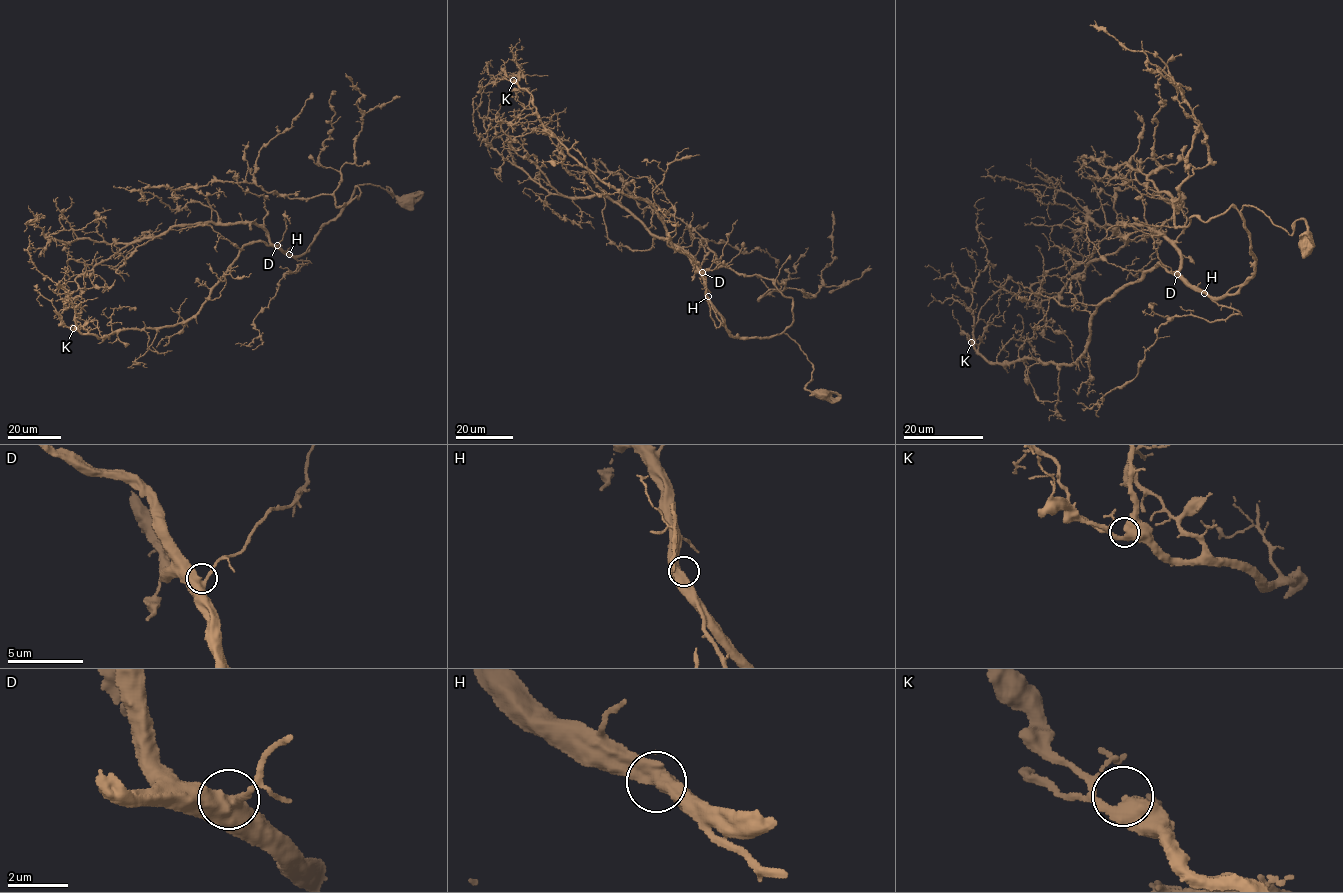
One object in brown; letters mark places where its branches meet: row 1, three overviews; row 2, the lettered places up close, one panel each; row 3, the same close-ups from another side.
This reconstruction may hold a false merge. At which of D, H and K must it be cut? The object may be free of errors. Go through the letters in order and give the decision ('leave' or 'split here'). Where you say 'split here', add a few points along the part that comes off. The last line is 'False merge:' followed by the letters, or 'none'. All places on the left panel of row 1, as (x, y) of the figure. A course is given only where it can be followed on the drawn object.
D: leave
H: leave
K: leave
False merge: none

